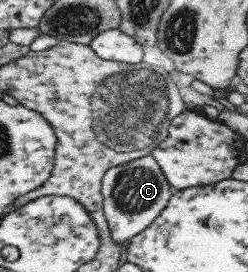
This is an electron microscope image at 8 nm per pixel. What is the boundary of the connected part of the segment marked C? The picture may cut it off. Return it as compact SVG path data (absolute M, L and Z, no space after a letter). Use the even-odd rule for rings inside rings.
M152 154L130 162L125 166L114 167L113 170L110 170L104 176L103 183L104 213L108 217L109 229L111 229L113 240L122 244L127 244L132 237L149 228L167 208L171 197L178 193L178 190L169 184L162 167L159 166Z

